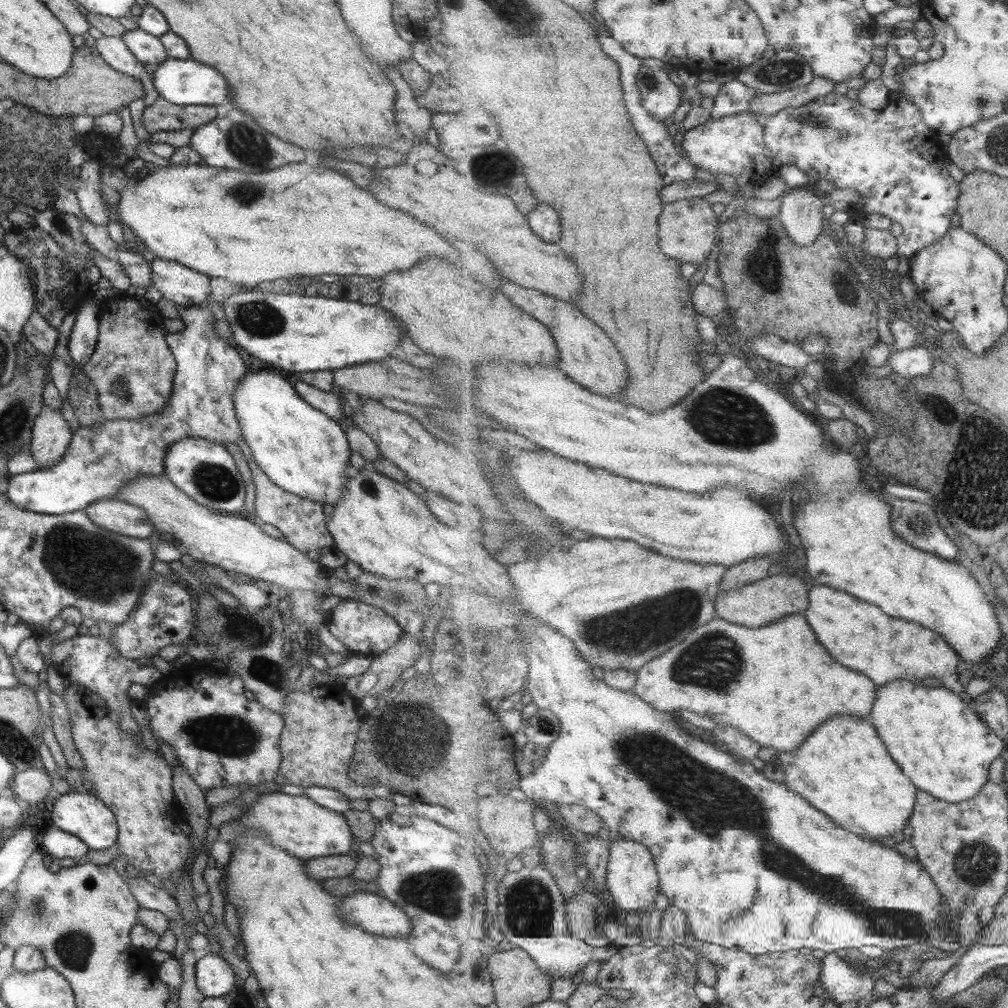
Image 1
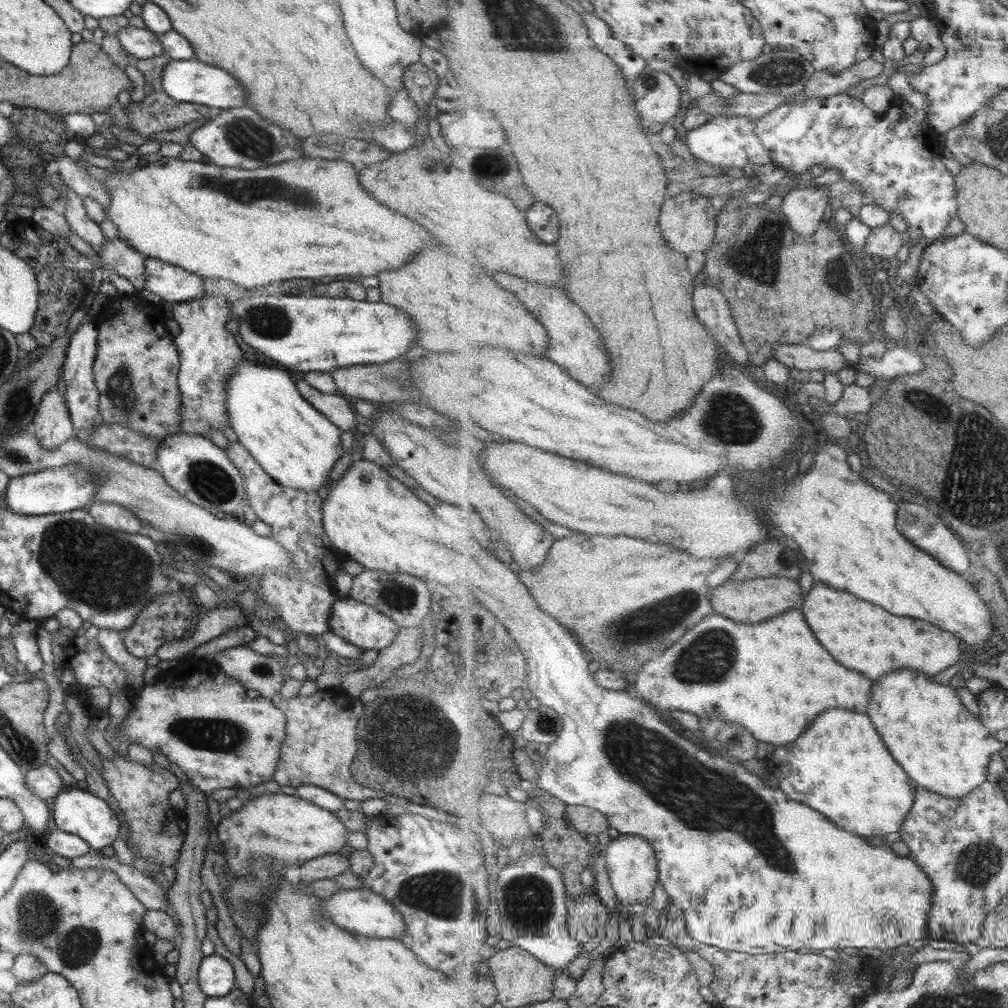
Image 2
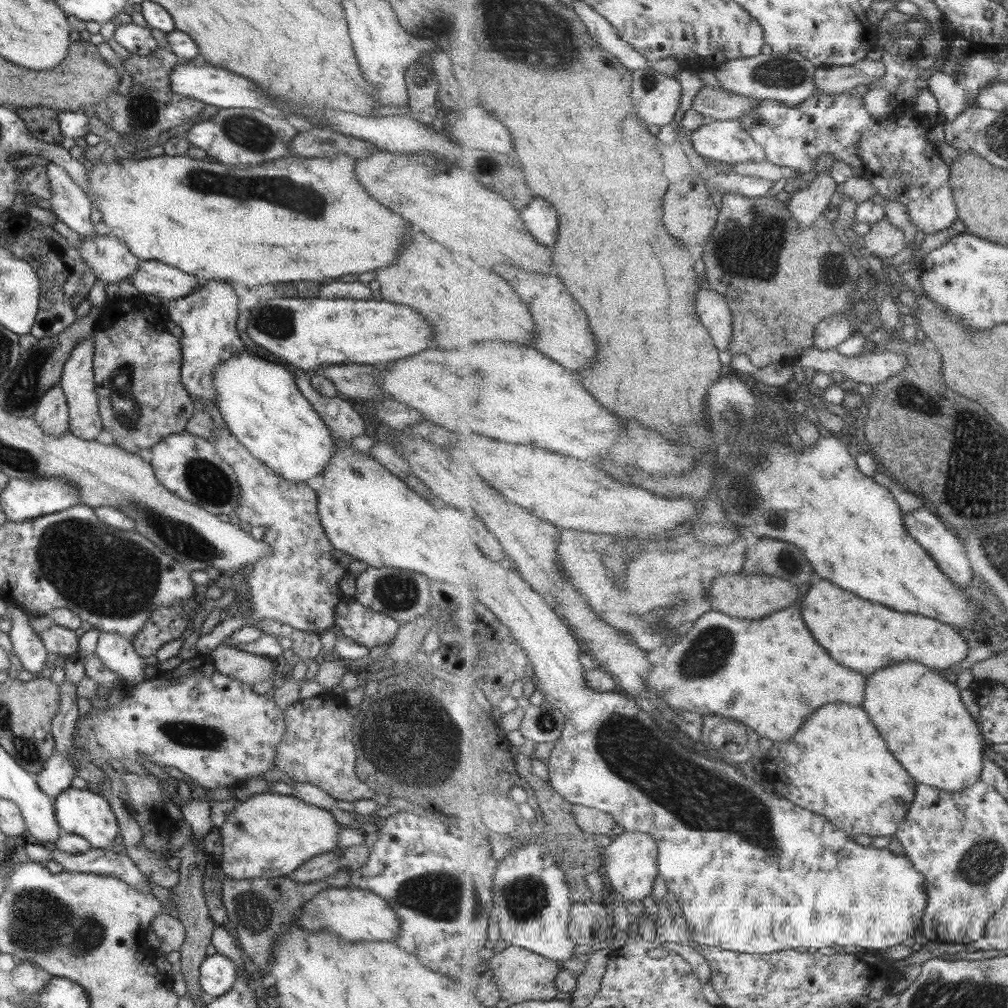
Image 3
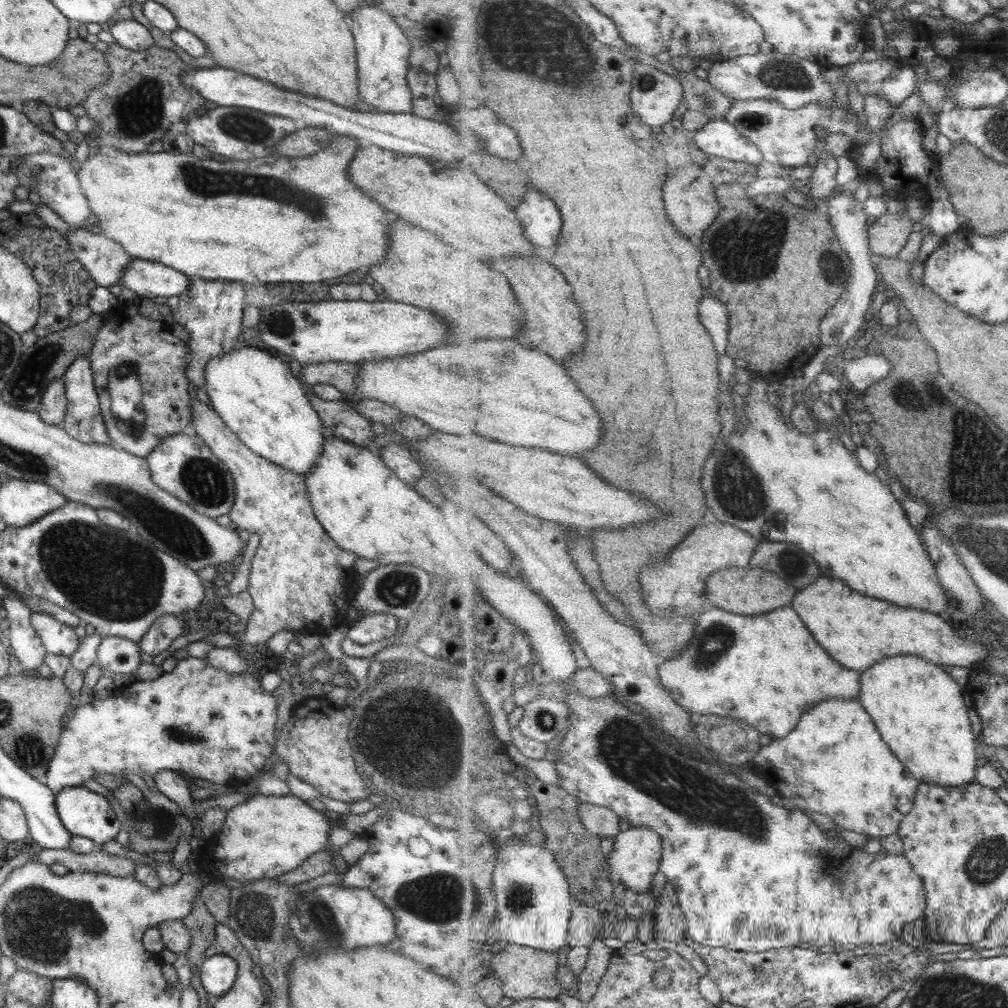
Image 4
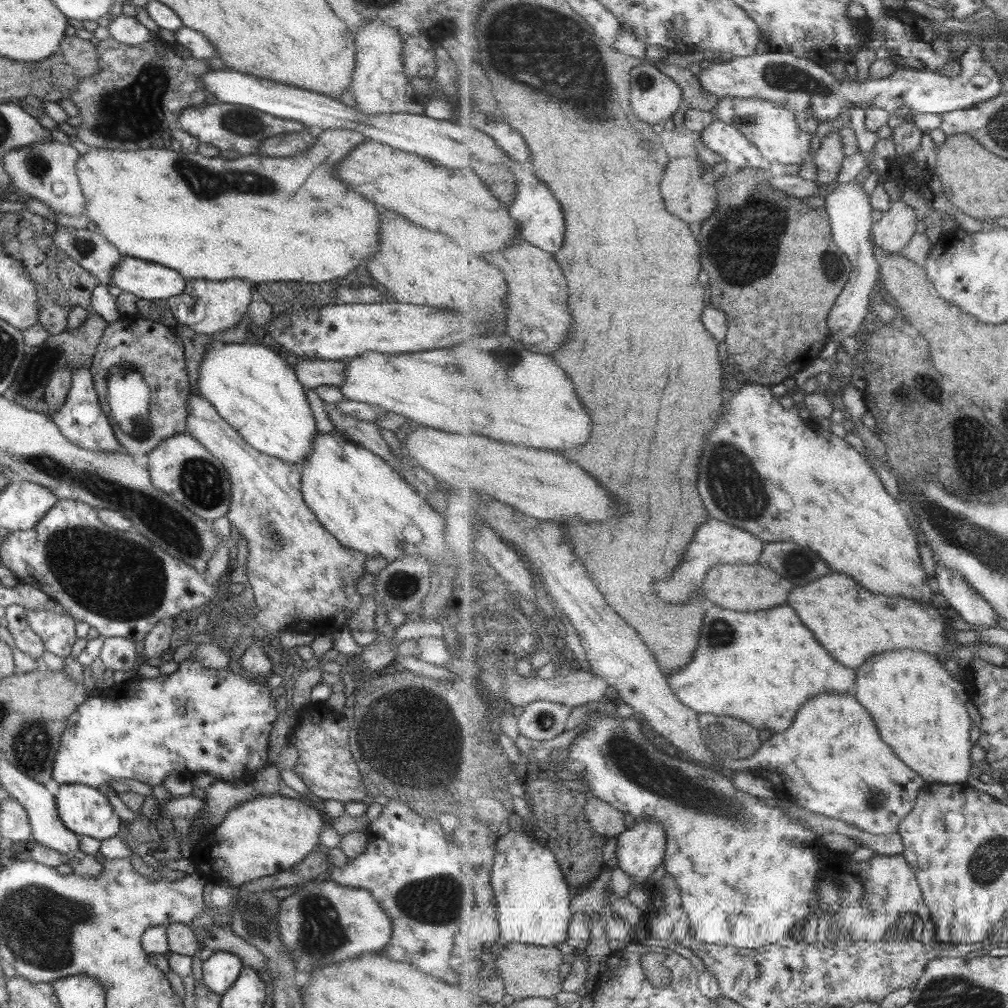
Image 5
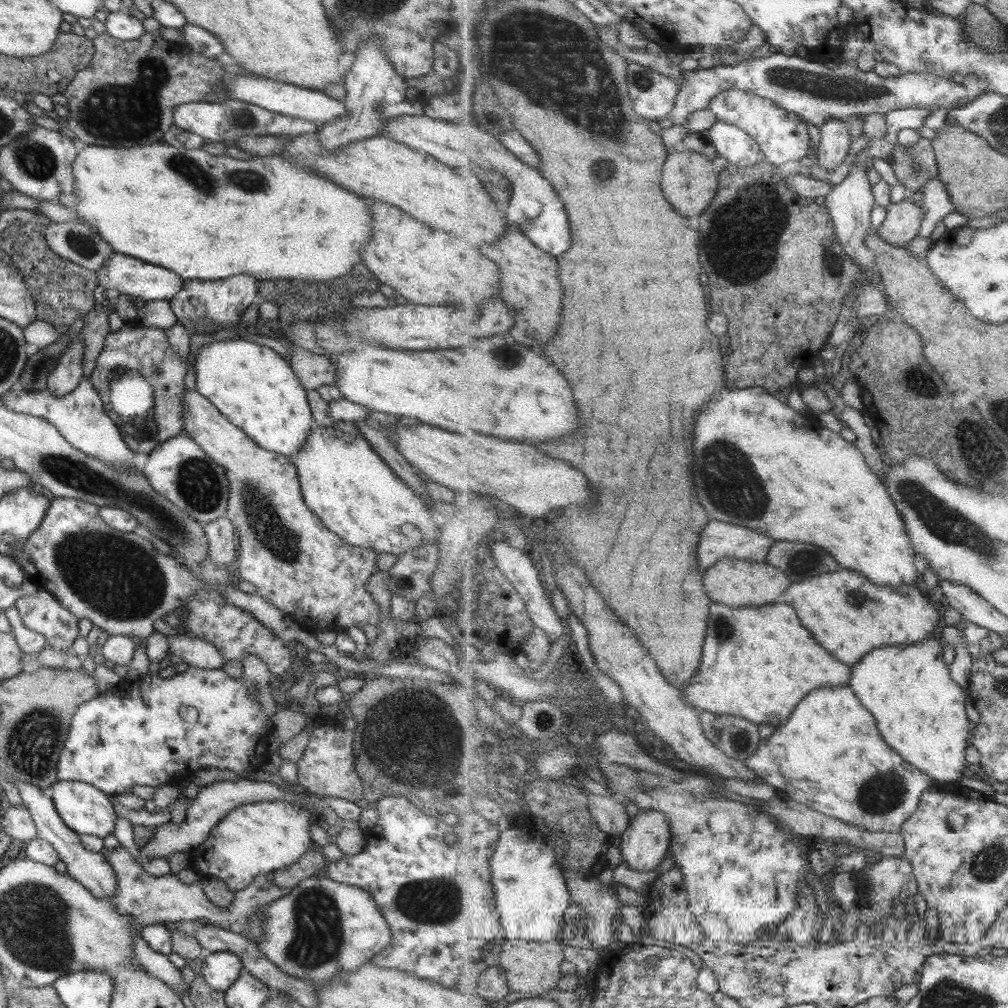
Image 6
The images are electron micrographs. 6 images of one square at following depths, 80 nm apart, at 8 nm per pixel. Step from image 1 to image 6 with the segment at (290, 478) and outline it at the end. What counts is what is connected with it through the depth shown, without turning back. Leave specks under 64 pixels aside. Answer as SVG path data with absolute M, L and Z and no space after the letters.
M247 340L211 341L198 349L190 385L259 448L292 458L314 423L306 390L273 349Z

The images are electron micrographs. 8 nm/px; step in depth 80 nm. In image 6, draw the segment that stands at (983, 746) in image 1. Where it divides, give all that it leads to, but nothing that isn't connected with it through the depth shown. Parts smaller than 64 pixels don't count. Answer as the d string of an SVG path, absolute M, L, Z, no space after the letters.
M939 631L934 636L923 642L911 645L887 646L876 648L865 655L861 664L855 664L852 668L850 687L860 697L860 701L868 708L873 716L877 716L877 726L881 728L881 734L905 760L929 776L942 783L957 783L967 774L967 758L965 750L969 744L969 718L965 710L965 702L968 700L966 690L957 684L952 677L950 668L943 661L943 649L941 647Z

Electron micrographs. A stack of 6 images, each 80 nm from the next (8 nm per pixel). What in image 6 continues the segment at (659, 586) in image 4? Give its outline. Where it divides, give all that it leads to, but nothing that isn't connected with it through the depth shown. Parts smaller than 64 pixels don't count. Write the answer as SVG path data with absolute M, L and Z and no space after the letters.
M711 520L704 528L699 544L699 567L703 572L725 558L765 562L777 541L745 525Z

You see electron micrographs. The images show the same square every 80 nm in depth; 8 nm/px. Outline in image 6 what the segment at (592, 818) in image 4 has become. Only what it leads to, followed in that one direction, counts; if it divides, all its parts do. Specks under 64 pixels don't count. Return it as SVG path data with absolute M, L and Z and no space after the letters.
M593 794L590 796L589 808L598 822L598 827L611 836L621 836L630 826L632 818L625 810L625 803L617 798Z

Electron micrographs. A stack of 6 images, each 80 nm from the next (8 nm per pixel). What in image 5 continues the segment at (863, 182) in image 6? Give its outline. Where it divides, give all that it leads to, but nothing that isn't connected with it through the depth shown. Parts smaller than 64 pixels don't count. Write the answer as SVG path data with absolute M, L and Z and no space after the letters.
M859 175L853 181L841 183L829 195L825 197L825 207L832 221L832 231L834 241L837 246L850 258L853 268L851 278L847 281L840 298L837 299L836 306L828 316L830 328L829 338L833 343L837 343L845 338L850 342L851 337L859 330L859 326L872 315L870 310L871 294L877 286L877 277L881 277L880 264L875 255L875 246L872 242L873 205L871 204L871 194L861 187L863 175Z

